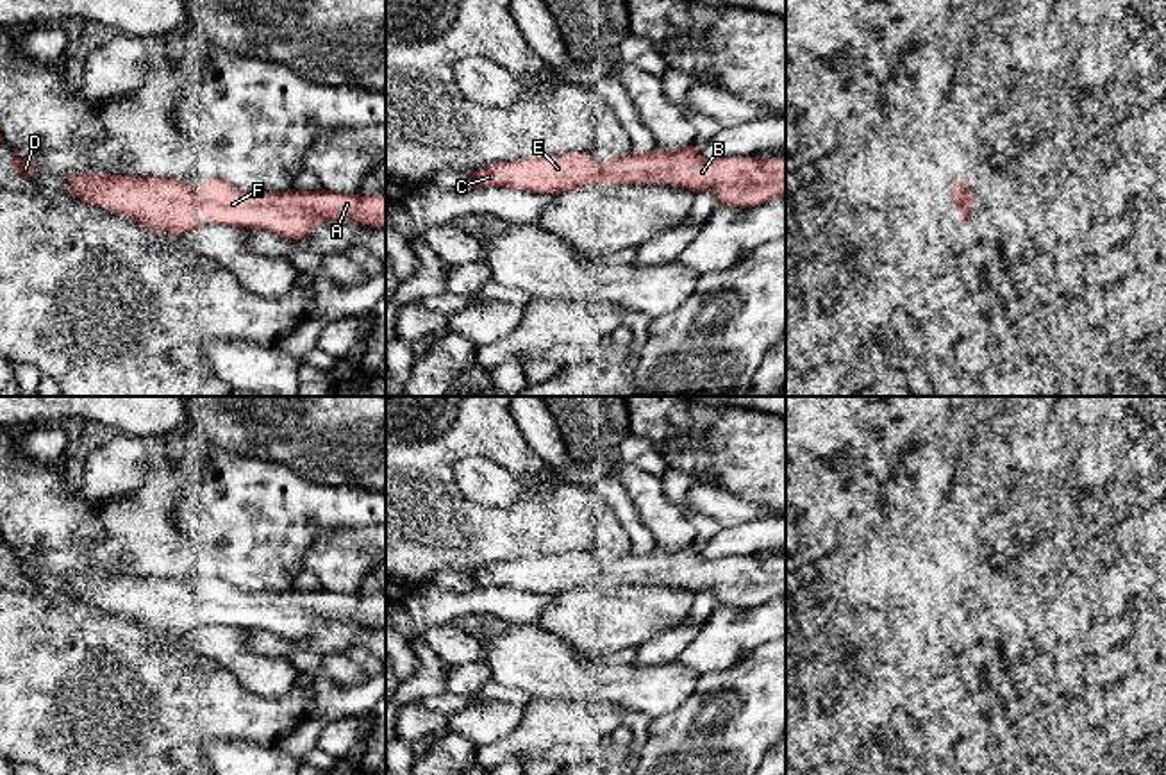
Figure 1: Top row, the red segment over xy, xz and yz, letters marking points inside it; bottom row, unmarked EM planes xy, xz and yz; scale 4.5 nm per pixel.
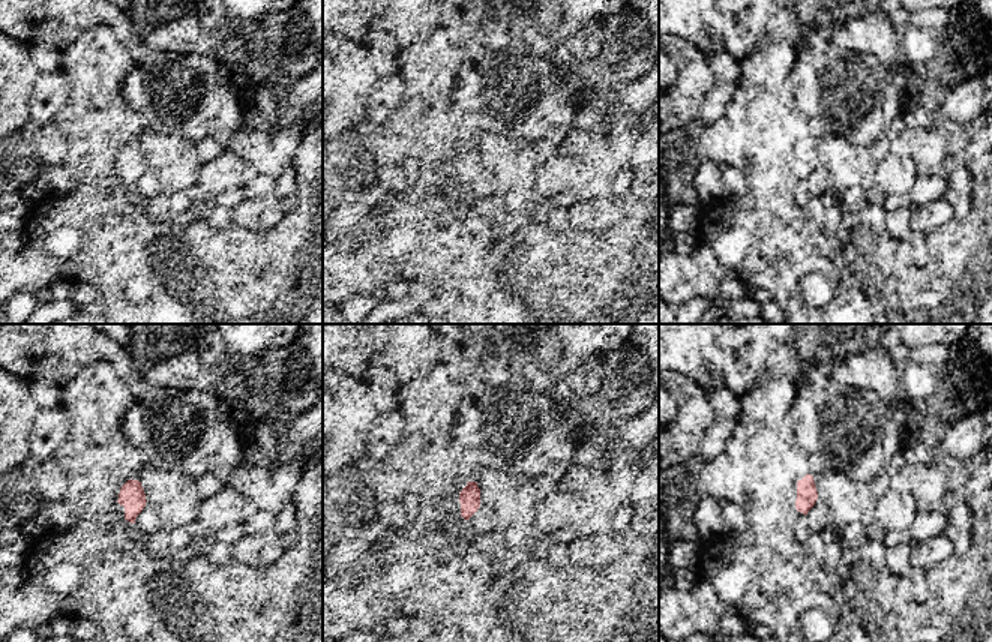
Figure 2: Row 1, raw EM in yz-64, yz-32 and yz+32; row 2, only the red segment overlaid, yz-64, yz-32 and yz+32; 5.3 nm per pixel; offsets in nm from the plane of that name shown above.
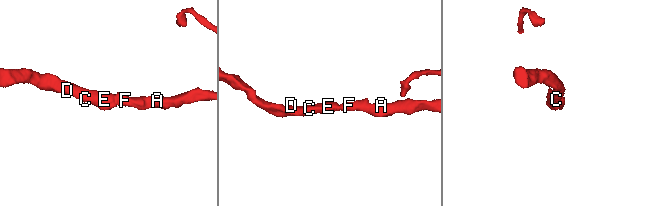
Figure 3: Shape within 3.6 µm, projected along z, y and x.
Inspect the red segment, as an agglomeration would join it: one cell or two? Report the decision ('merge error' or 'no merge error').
no merge error

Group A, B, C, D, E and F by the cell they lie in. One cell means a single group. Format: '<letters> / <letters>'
A B C D E F

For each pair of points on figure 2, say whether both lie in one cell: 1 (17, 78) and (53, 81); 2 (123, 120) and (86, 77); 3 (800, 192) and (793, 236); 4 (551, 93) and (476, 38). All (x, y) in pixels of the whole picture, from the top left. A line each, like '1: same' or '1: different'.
1: different
2: same
3: different
4: same

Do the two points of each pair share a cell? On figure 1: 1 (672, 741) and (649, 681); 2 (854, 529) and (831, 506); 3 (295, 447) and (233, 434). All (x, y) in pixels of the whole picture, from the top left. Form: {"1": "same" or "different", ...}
{"1": "different", "2": "different", "3": "same"}

